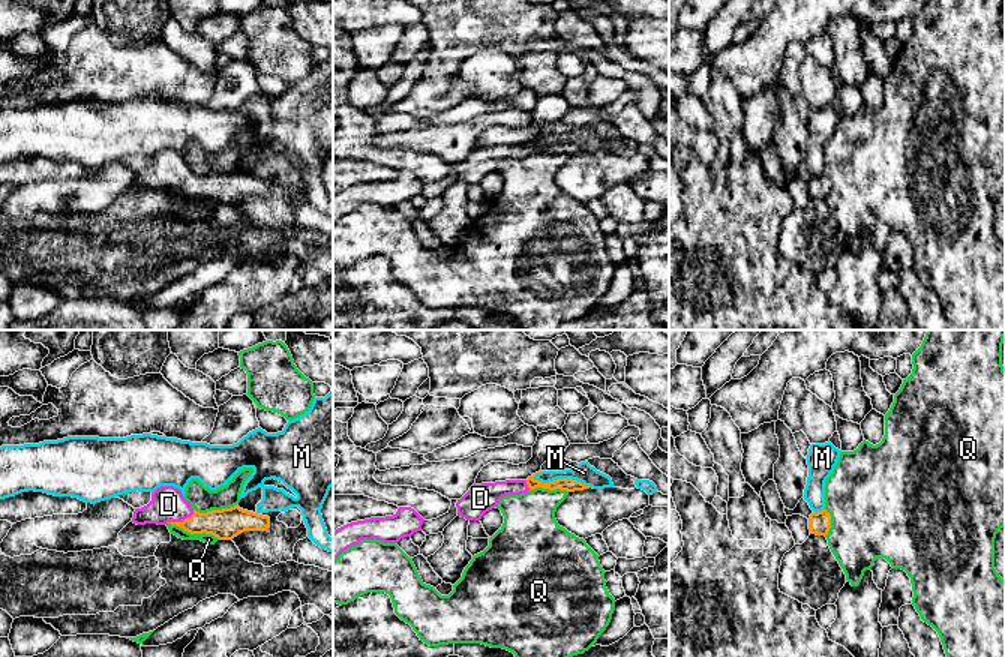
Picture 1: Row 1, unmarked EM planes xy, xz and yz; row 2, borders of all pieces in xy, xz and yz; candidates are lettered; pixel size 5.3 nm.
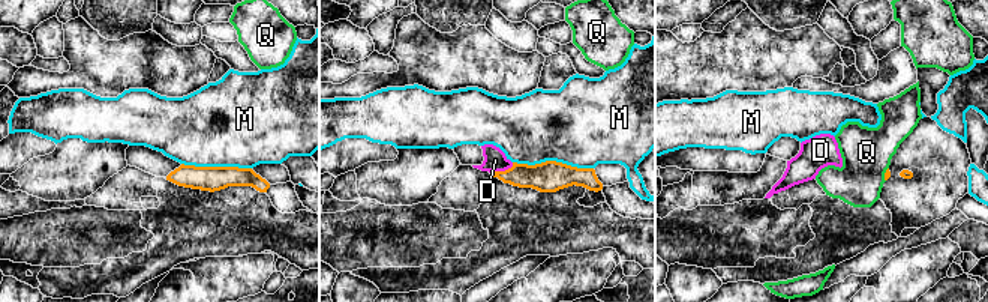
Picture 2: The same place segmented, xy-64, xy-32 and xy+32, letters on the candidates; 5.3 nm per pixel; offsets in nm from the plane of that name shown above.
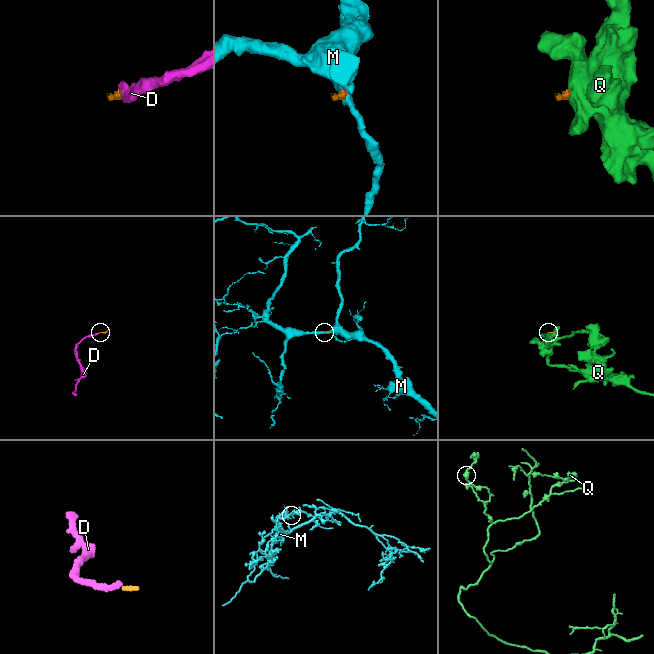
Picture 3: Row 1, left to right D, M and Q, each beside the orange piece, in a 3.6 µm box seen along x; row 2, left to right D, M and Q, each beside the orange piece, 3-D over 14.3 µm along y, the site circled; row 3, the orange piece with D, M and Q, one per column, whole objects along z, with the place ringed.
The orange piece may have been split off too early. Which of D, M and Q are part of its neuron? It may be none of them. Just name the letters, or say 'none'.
D

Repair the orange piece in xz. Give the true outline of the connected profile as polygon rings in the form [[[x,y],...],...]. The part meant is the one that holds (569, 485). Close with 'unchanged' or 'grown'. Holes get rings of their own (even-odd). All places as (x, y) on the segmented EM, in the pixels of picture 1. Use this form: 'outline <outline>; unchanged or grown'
outline [[[536,474],[526,480],[506,480],[495,483],[472,484],[470,490],[456,502],[458,516],[466,520],[480,520],[482,516],[495,508],[502,496],[526,494],[536,488],[549,490],[561,489],[567,492],[590,489],[580,482],[572,478],[558,478],[549,483],[534,480]]]; grown

